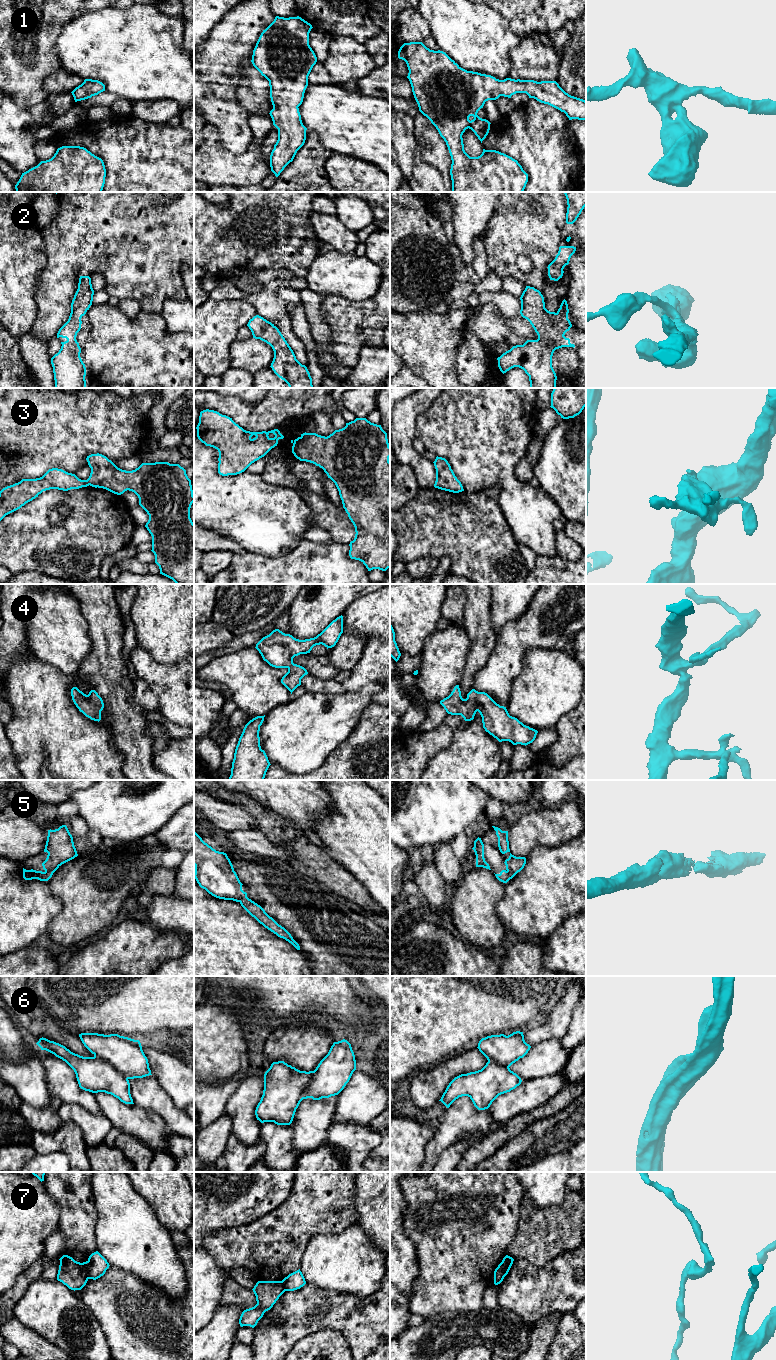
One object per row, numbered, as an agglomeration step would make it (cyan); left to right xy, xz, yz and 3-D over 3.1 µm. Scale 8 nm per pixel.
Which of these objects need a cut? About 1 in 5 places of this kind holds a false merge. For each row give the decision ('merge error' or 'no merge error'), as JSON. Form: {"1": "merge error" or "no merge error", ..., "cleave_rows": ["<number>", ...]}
{"1": "no merge error", "2": "no merge error", "3": "no merge error", "4": "no merge error", "5": "no merge error", "6": "merge error", "7": "merge error", "cleave_rows": ["6", "7"]}

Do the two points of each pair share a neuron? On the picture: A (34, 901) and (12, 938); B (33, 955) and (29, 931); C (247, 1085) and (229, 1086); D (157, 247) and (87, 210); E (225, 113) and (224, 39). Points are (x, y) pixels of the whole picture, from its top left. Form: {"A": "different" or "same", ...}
{"A": "same", "B": "different", "C": "different", "D": "same", "E": "same"}

